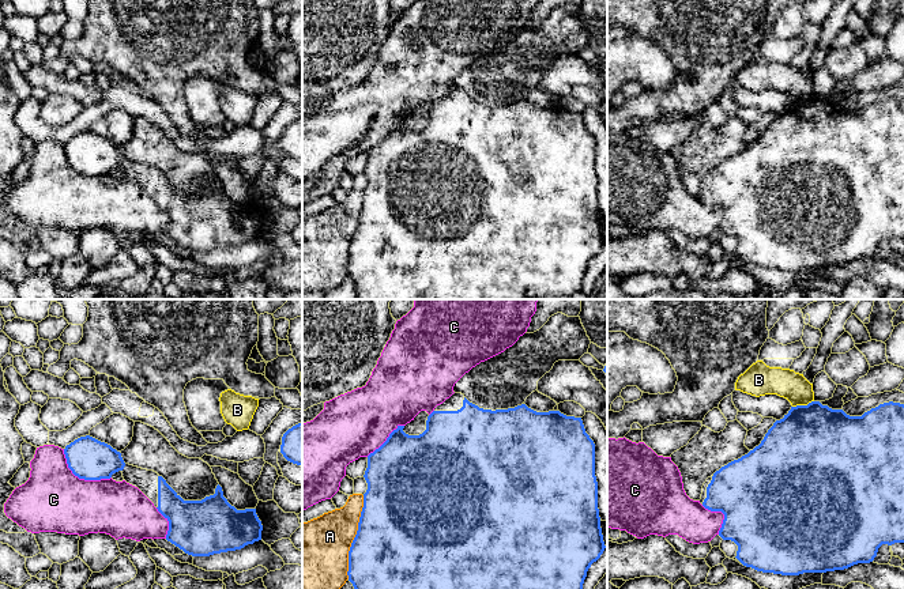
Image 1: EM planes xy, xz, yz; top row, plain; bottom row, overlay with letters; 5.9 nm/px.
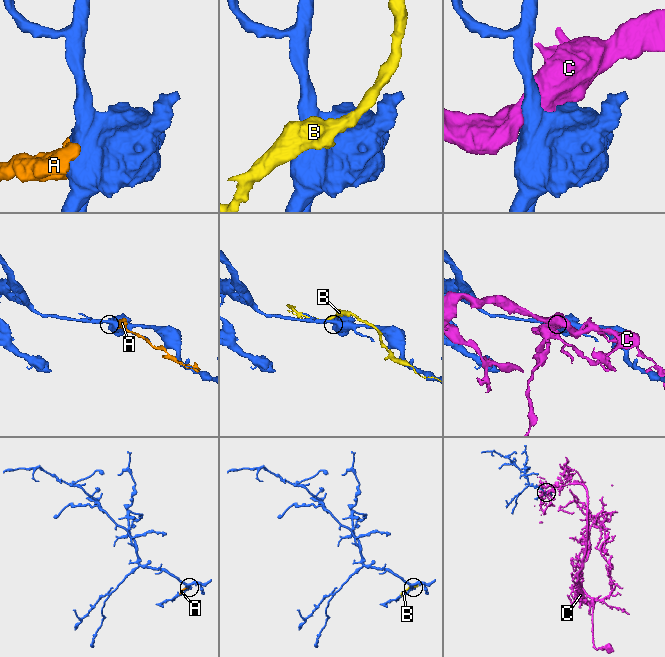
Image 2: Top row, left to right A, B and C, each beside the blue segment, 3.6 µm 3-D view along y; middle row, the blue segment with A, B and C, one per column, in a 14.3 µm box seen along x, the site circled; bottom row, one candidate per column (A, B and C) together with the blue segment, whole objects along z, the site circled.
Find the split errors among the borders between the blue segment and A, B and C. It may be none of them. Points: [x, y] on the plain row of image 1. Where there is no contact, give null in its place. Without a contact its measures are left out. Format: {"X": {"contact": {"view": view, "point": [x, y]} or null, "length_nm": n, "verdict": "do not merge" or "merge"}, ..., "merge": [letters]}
{"A": {"contact": {"view": "xz", "point": [354, 233]}, "length_nm": 500, "verdict": "do not merge"}, "B": {"contact": {"view": "yz", "point": [802, 101]}, "length_nm": 130, "verdict": "do not merge"}, "C": {"contact": {"view": "xy", "point": [81, 173]}, "length_nm": 340, "verdict": "do not merge"}, "merge": []}

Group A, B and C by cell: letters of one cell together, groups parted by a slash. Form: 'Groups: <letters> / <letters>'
Groups: A / B / C

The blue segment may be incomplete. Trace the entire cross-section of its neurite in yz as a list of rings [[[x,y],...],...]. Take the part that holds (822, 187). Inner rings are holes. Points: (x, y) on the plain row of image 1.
[[[820,97],[791,102],[783,114],[776,116],[758,141],[738,155],[716,166],[703,181],[700,199],[711,207],[722,207],[724,215],[719,226],[723,235],[738,241],[737,254],[746,263],[762,268],[799,271],[844,265],[858,258],[870,258],[882,239],[904,238],[904,99],[884,98],[862,112],[850,112],[843,105],[832,105]]]

